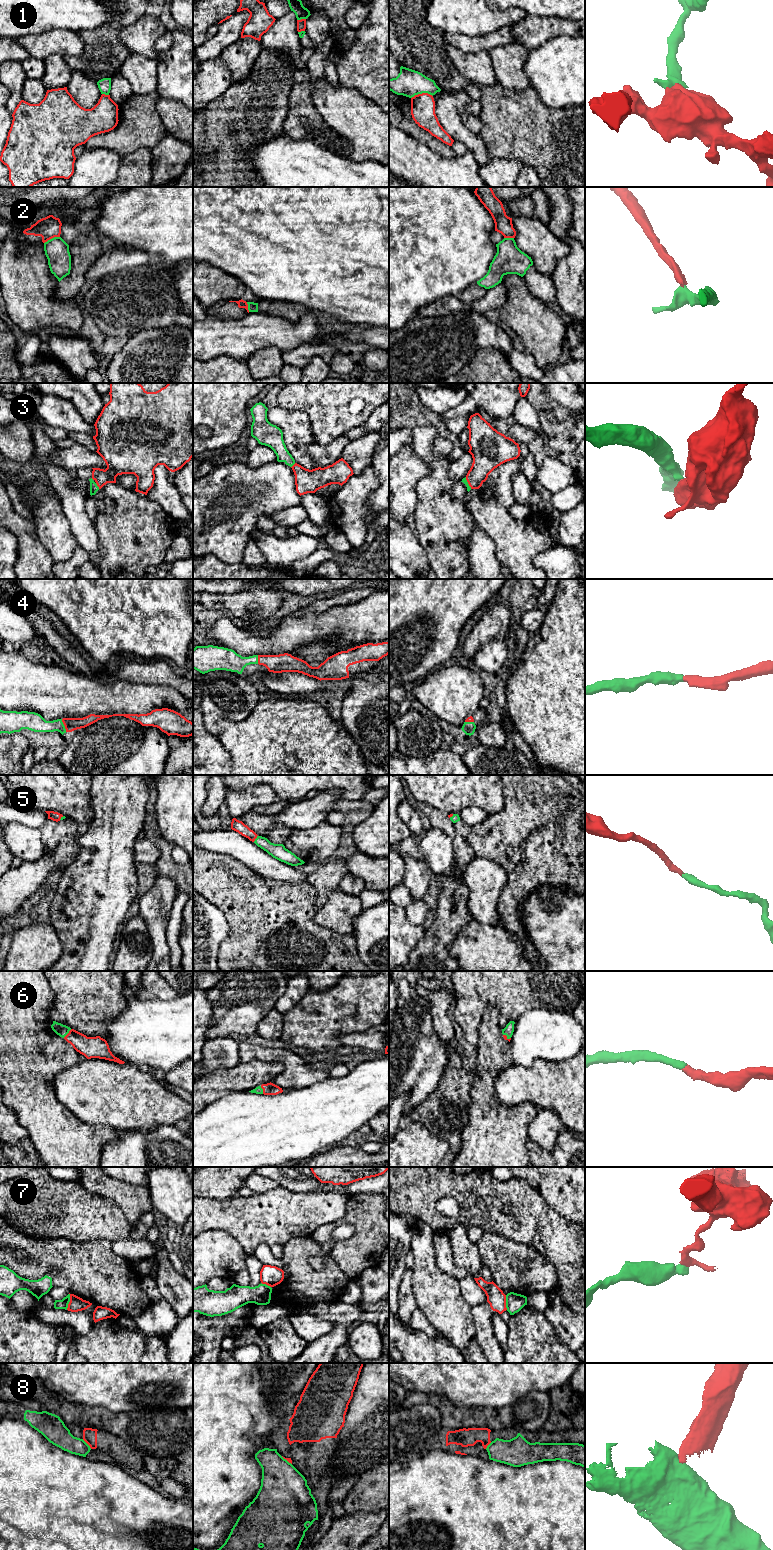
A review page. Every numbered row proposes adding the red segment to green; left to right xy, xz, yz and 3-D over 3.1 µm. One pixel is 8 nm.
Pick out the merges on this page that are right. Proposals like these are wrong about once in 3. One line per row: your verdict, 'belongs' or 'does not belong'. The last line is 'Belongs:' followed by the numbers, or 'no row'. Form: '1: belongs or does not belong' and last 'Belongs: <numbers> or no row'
1: does not belong
2: does not belong
3: belongs
4: belongs
5: belongs
6: belongs
7: does not belong
8: does not belong
Belongs: 3, 4, 5, 6

